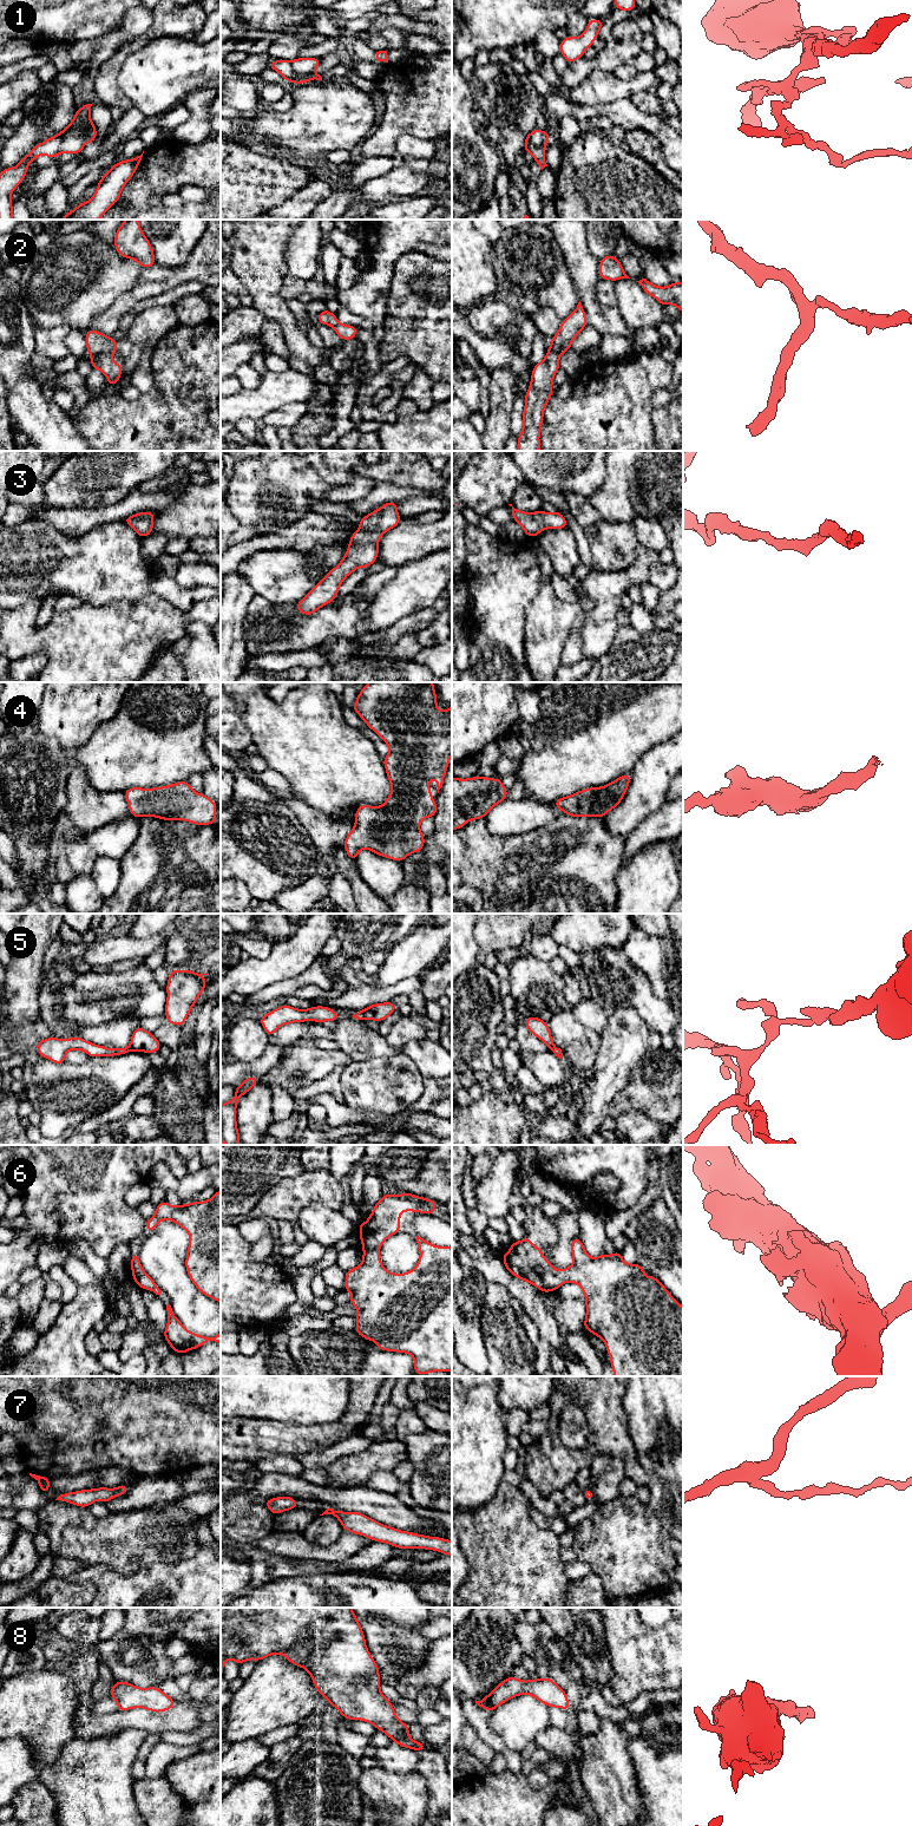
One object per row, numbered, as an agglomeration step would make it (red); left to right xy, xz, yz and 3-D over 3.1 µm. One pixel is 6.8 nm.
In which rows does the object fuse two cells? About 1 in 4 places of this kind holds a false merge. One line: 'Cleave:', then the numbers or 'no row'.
Cleave: 1, 5

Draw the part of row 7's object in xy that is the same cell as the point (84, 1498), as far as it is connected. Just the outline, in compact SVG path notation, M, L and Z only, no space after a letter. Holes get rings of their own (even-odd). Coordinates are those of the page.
M123 1484L116 1488L99 1487L63 1493L55 1500L66 1501L80 1507L88 1507L96 1500L107 1503L114 1497L124 1496L127 1491L129 1486L126 1484Z

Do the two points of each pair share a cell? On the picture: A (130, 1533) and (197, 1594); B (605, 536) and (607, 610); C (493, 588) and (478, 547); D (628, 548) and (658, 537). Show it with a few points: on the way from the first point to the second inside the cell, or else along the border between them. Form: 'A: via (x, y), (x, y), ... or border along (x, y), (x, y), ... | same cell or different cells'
A: border along (189, 1557), (155, 1562), (136, 1572) | different cells
B: border along (632, 563), (622, 570), (594, 570) | different cells
C: via (493, 577), (492, 563), (487, 557) | same cell
D: border along (632, 523), (638, 543) | different cells

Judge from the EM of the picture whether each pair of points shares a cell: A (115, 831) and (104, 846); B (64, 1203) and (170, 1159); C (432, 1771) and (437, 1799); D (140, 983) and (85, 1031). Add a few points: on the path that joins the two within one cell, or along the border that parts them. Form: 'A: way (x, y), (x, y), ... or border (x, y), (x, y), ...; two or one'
A: way (115, 835), (107, 843); one
B: way (90, 1178), (109, 1159), (144, 1159); one
C: way (437, 1778), (437, 1792); one
D: border (118, 1019), (97, 1025), (80, 1026); two

